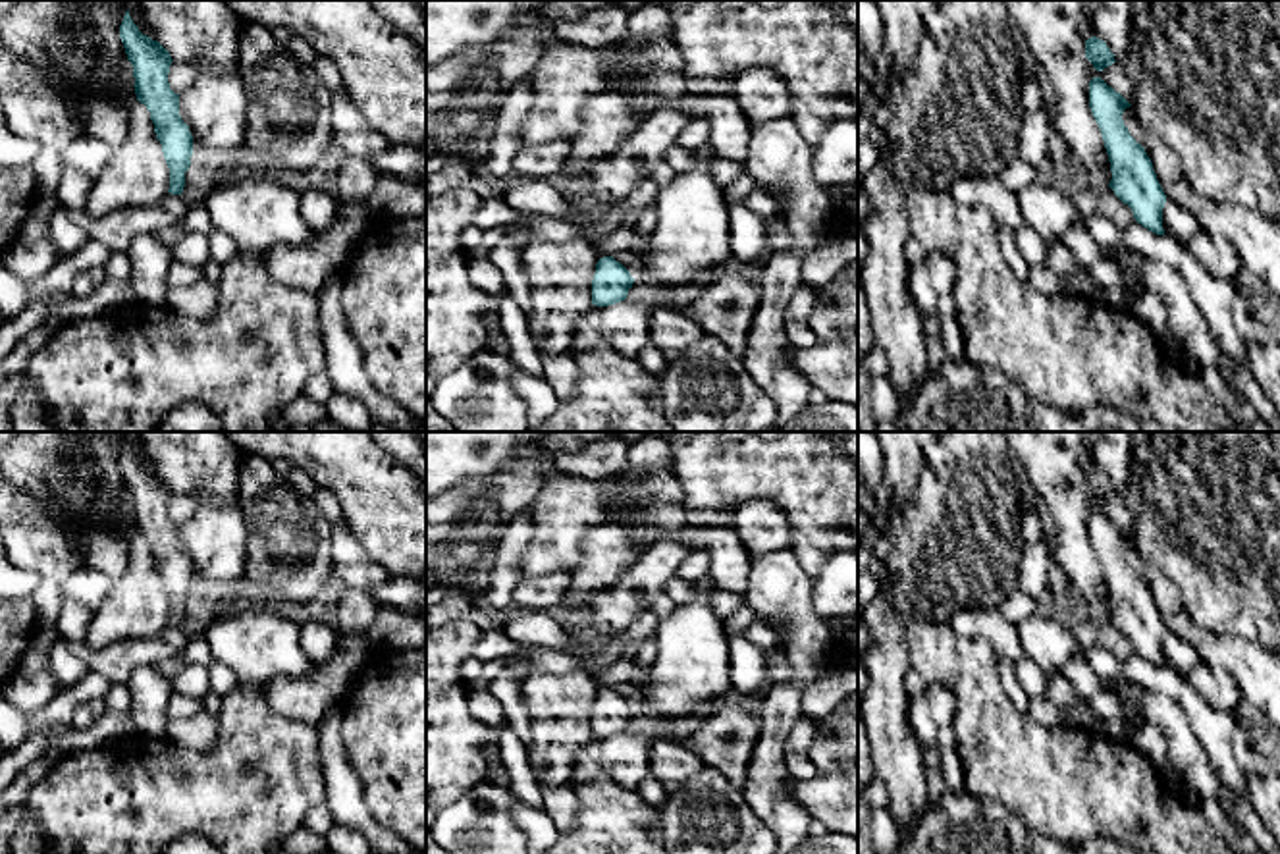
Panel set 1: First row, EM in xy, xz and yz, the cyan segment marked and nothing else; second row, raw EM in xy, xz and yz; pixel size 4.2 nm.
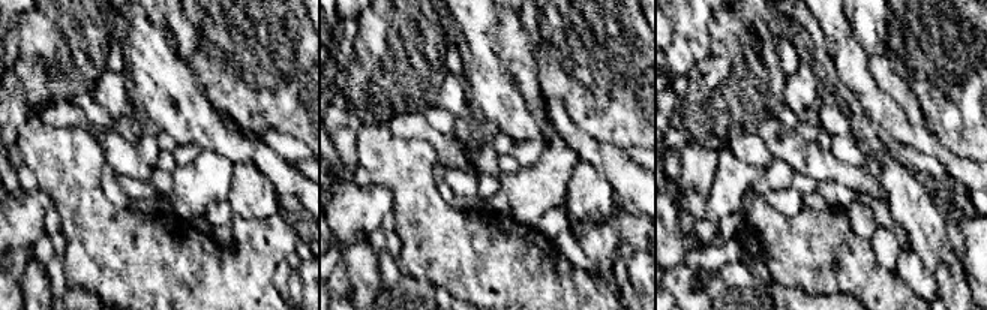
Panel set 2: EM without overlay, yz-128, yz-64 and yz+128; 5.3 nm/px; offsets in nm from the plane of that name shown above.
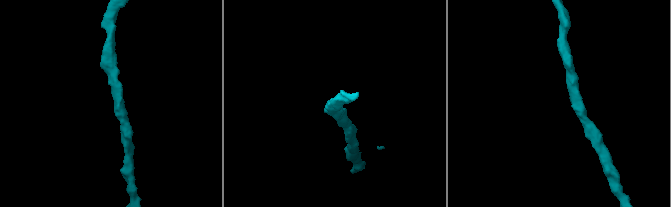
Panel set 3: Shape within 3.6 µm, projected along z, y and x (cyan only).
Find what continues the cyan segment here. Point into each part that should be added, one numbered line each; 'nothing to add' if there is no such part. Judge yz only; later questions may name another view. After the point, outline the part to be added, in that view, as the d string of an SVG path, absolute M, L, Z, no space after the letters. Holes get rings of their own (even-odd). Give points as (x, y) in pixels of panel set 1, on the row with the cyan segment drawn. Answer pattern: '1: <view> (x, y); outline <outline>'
nothing to add

